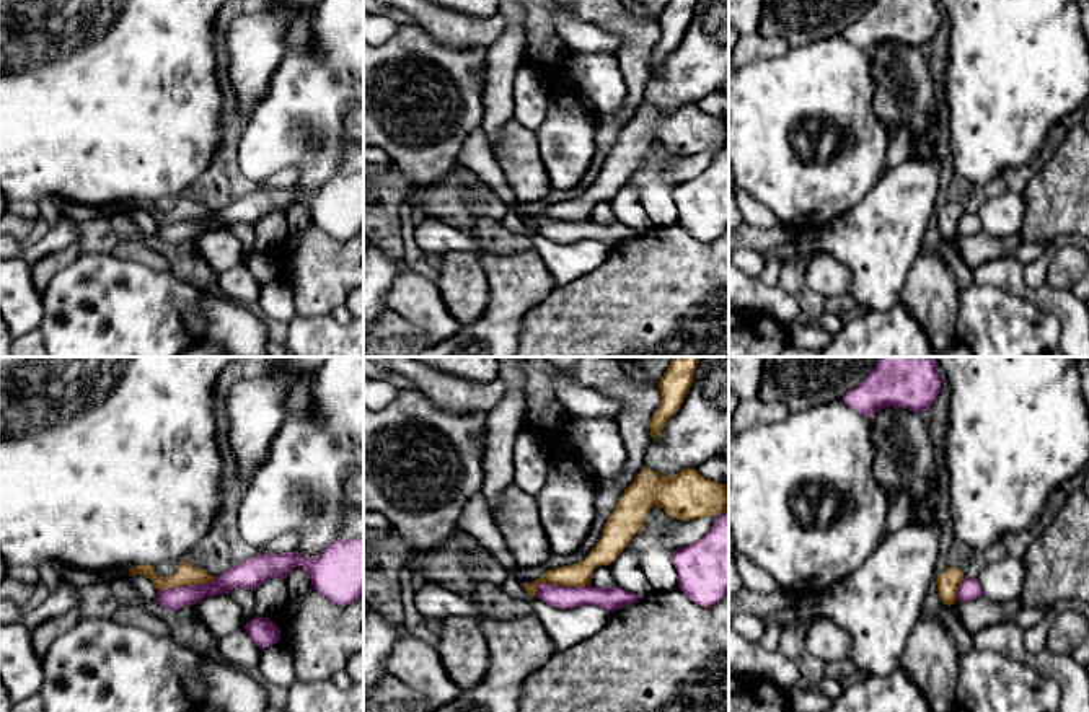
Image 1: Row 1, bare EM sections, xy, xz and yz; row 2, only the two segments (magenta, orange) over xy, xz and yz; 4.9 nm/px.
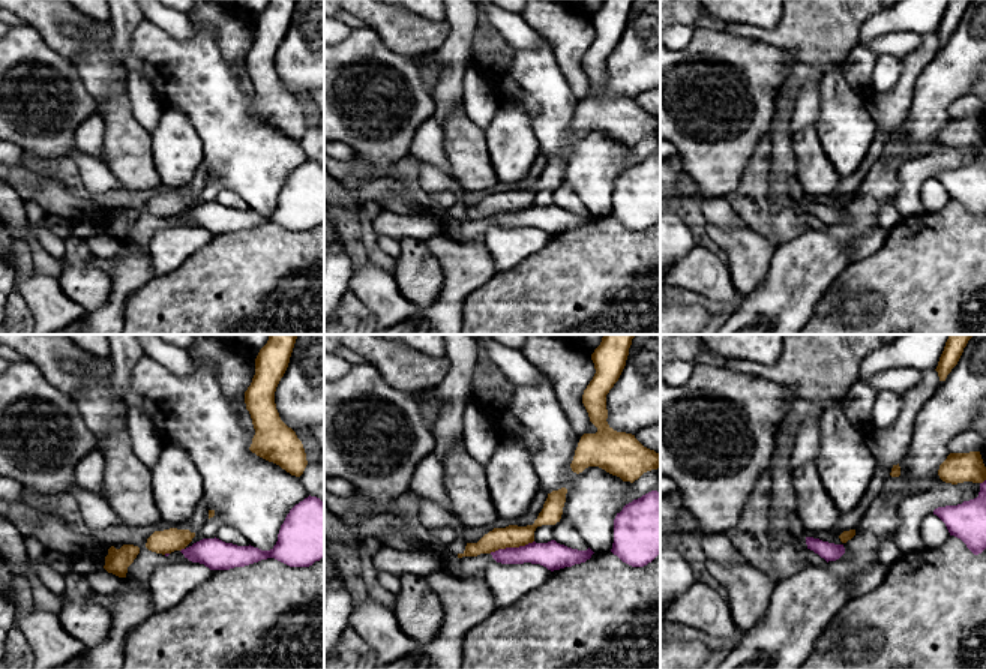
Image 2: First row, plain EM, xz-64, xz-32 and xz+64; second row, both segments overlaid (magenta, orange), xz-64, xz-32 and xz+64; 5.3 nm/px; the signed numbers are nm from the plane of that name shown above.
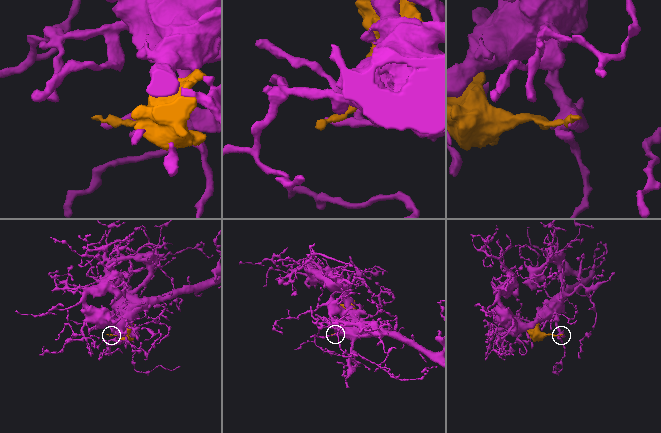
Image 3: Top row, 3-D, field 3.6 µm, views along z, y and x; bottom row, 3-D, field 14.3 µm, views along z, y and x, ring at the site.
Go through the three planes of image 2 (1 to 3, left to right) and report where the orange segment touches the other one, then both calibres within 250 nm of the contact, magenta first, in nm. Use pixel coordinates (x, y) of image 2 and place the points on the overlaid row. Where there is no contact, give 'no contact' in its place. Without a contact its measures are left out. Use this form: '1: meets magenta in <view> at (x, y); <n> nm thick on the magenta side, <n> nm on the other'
1: meets magenta in xz-64 at (182, 549); 160 nm thick on the magenta side, 130 nm on the other
2: meets magenta in xz-32 at (511, 548); 150 nm thick on the magenta side, 120 nm on the other
3: meets magenta in xz+64 at (983, 482); 200 nm thick on the magenta side, 160 nm on the other

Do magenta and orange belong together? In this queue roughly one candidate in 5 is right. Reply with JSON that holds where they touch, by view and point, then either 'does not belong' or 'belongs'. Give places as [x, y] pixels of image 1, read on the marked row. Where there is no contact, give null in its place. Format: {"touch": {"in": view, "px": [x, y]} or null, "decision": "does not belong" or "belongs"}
{"touch": {"in": "xz", "px": [558, 585]}, "decision": "does not belong"}

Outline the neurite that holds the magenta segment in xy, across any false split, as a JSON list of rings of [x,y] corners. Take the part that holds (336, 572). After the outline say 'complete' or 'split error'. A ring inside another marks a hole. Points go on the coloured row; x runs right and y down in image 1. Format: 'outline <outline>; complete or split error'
outline [[[364,538],[336,539],[313,557],[305,557],[297,551],[274,556],[256,554],[214,577],[210,583],[158,590],[157,601],[174,613],[205,596],[228,595],[233,588],[254,591],[272,577],[285,580],[297,567],[308,572],[313,590],[337,606],[347,606],[364,595]]]; complete

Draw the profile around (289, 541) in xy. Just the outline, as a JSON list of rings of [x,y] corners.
[[[298,531],[285,533],[267,544],[261,546],[258,554],[284,554],[292,552],[297,549],[298,543],[302,539],[302,534]]]

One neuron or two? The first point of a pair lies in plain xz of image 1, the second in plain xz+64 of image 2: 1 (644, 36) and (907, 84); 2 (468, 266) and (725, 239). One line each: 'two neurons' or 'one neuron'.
1: one neuron
2: one neuron

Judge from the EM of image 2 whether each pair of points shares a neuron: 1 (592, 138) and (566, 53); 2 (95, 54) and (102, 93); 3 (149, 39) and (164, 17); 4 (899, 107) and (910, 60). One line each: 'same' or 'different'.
1: different
2: same
3: different
4: same

